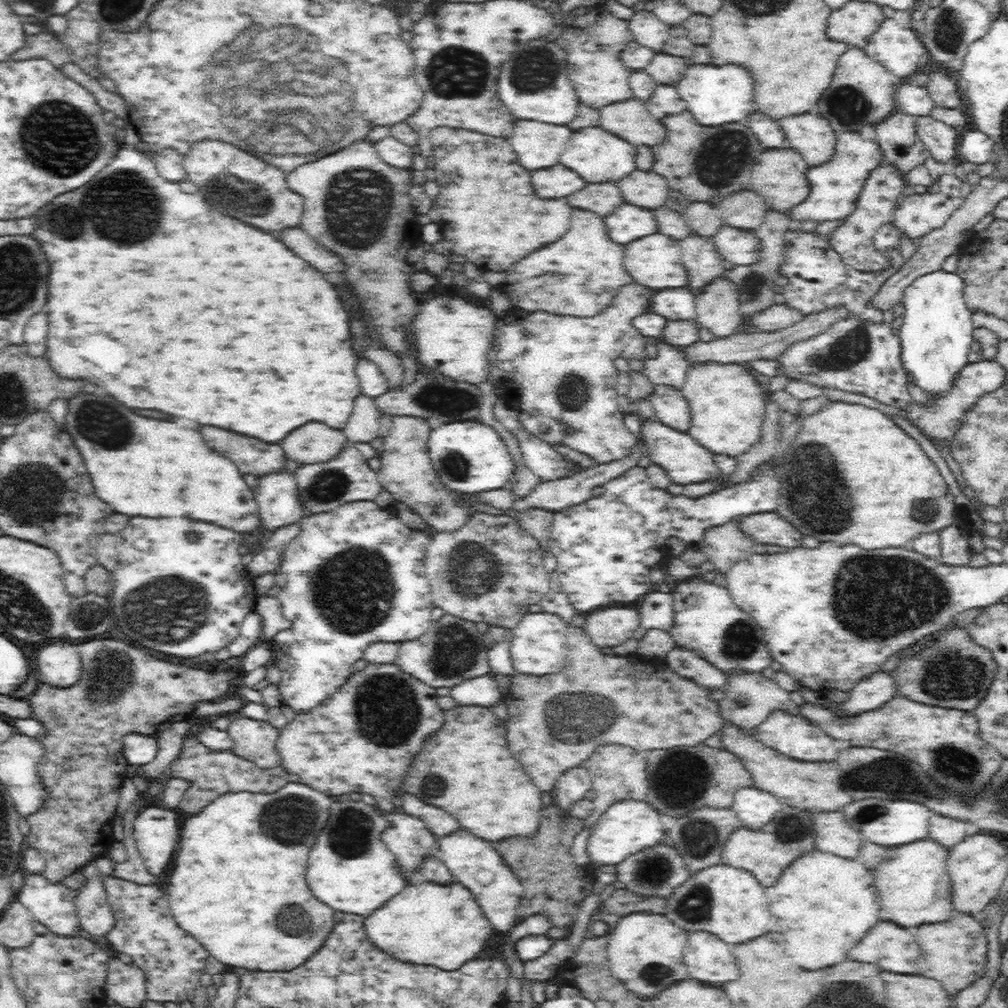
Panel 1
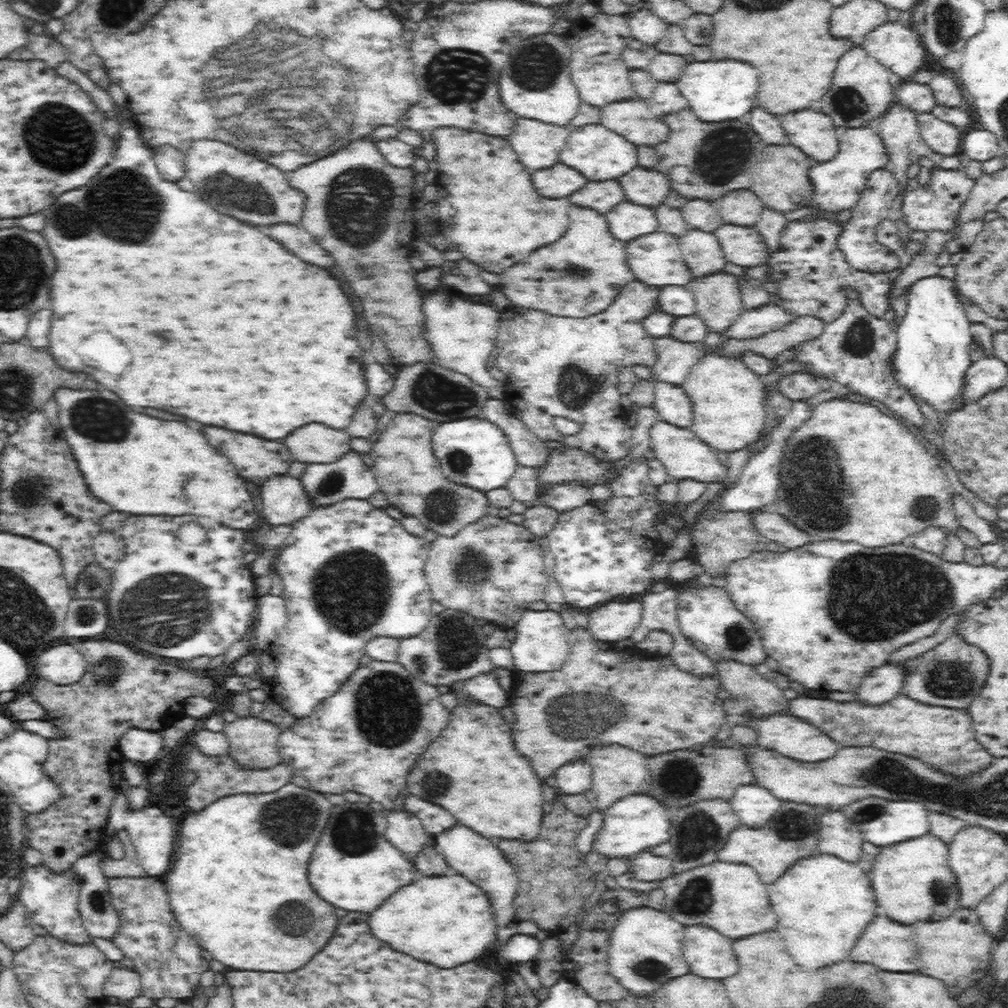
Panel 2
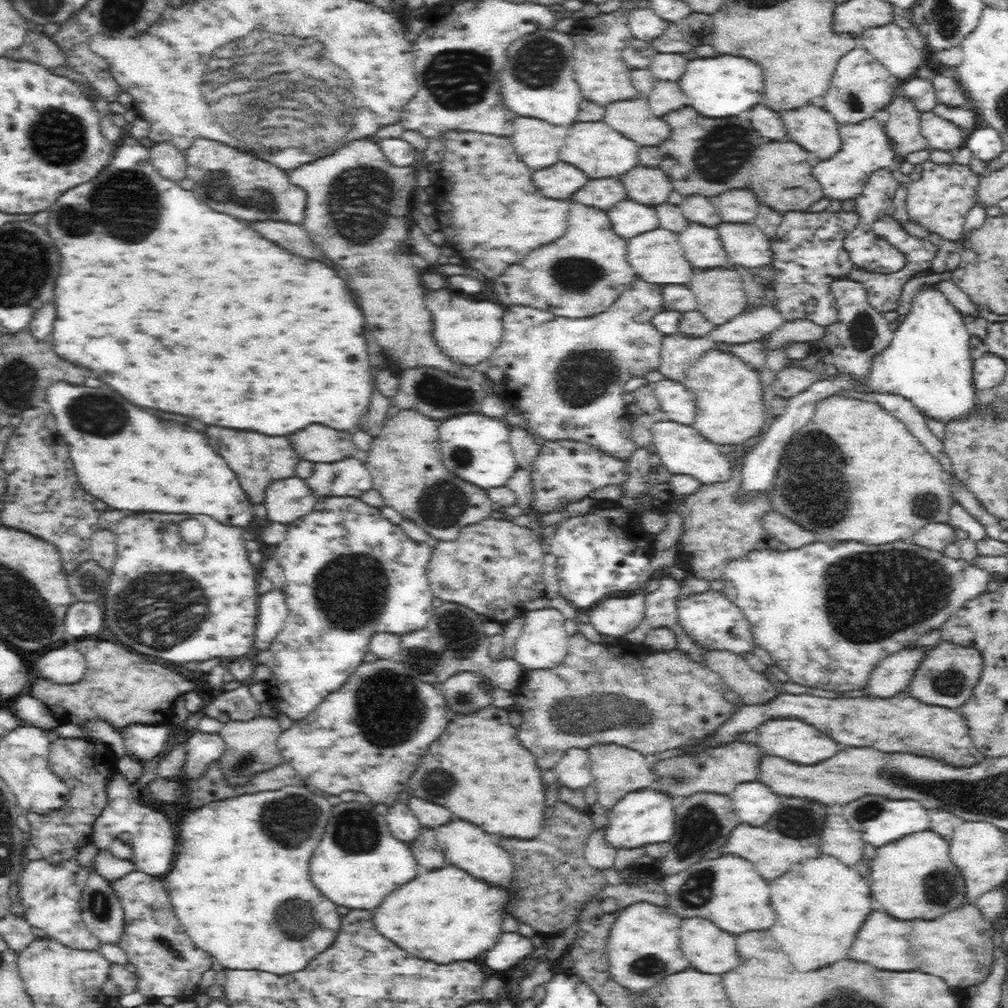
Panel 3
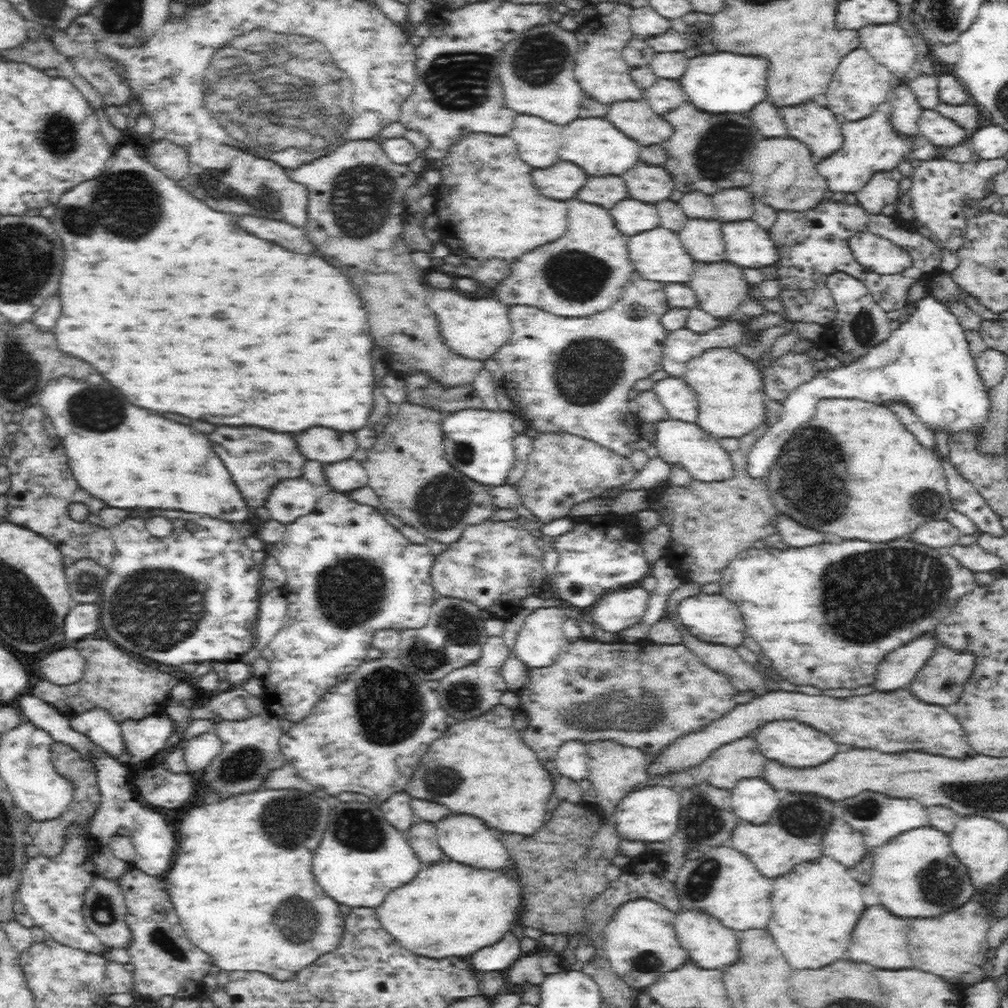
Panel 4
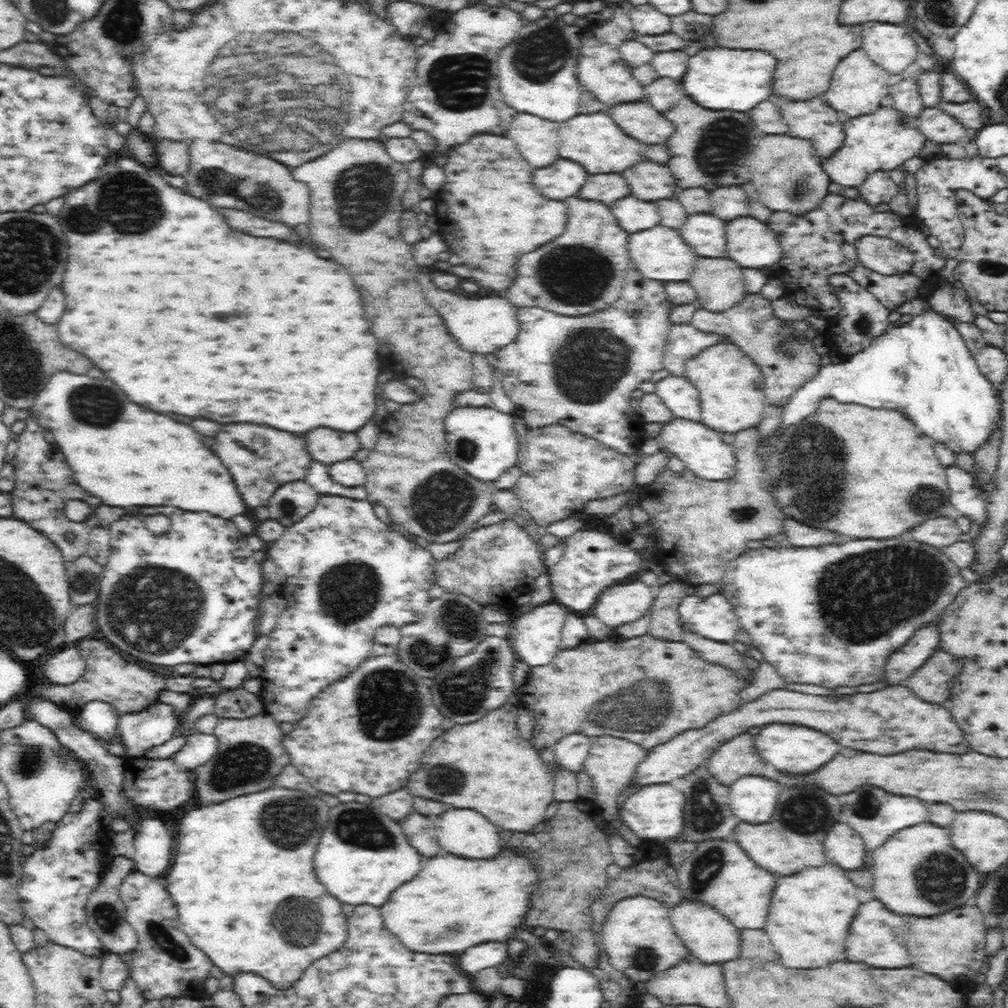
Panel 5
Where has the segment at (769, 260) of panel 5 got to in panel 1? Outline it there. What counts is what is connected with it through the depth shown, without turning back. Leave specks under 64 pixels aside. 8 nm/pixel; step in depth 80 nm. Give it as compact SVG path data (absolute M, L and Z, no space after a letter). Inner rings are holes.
M724 225L709 240L721 258L730 264L752 264L758 258L758 237L752 231Z

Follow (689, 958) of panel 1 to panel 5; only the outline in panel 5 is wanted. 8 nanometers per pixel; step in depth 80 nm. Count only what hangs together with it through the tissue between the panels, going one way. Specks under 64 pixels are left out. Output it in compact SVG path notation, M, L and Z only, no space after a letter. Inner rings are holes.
M685 900L678 907L671 908L669 911L675 933L680 937L692 958L708 966L723 965L736 960L740 954L739 930L732 926L728 919L724 919L720 913L700 903L688 903Z

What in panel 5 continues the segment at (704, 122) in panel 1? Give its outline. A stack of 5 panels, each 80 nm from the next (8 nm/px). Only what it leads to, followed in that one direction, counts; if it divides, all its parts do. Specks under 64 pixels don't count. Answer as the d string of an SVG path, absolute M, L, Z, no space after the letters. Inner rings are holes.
M702 50L700 54L690 57L687 72L680 80L689 99L708 110L734 110L734 112L746 112L766 101L770 90L770 74L774 60L772 56L764 52L744 52L737 50Z

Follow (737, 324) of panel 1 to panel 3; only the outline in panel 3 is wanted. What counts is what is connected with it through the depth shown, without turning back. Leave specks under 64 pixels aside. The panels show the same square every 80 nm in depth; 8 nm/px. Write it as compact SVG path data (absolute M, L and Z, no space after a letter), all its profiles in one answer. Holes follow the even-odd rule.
M731 267L693 272L687 287L694 293L696 310L714 328L722 327L749 307L742 280L740 272Z

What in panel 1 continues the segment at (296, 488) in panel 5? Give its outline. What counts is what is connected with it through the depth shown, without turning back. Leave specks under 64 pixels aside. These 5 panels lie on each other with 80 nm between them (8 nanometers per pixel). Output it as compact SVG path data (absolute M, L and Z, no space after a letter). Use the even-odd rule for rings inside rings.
M268 472L256 475L255 499L264 528L269 532L296 524L304 518L292 473Z

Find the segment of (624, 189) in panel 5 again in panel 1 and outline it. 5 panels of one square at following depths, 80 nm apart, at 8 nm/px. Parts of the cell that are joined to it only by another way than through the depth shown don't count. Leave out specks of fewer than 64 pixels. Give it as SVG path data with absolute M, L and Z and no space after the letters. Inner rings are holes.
M587 183L580 192L572 194L568 198L568 202L574 208L580 208L580 210L590 211L605 217L612 214L618 206L624 203L624 200L616 184Z

